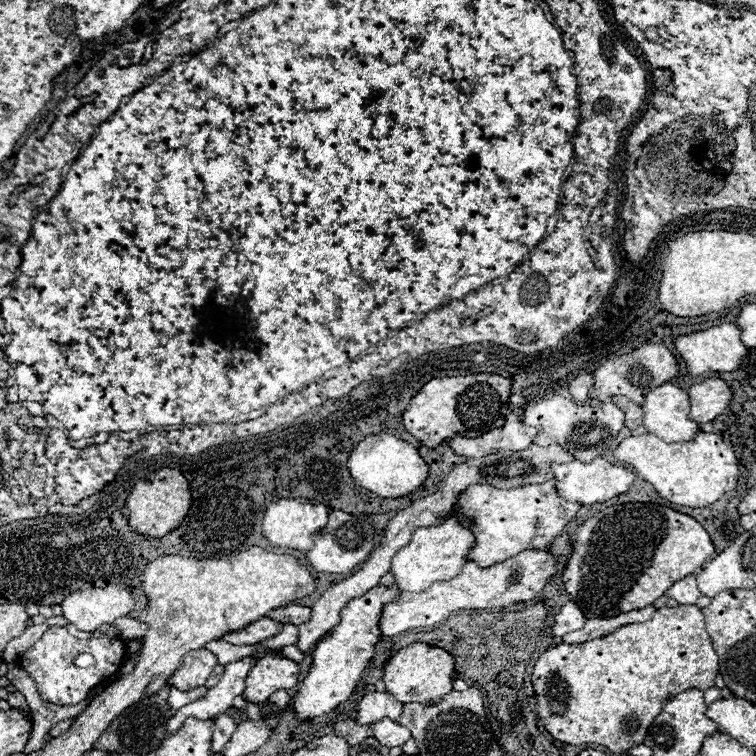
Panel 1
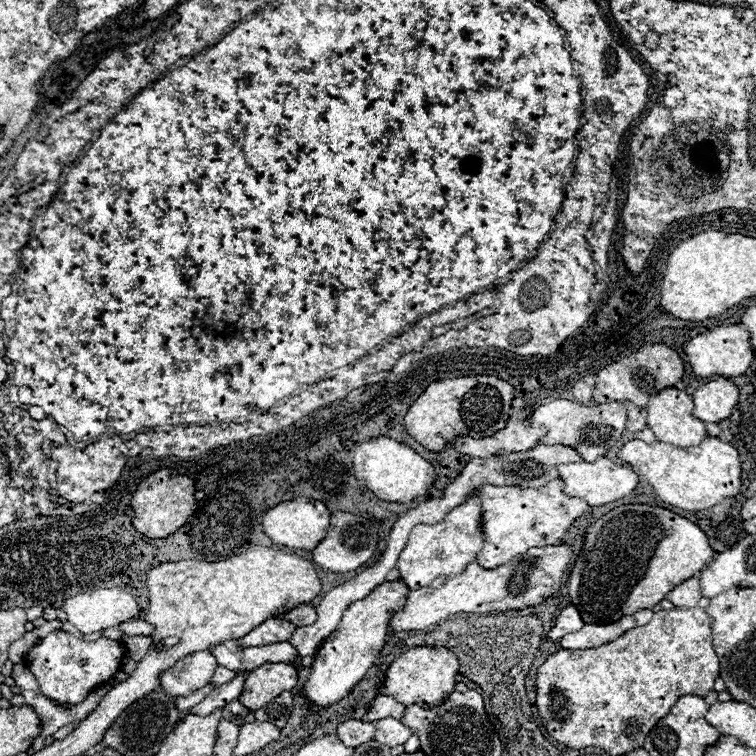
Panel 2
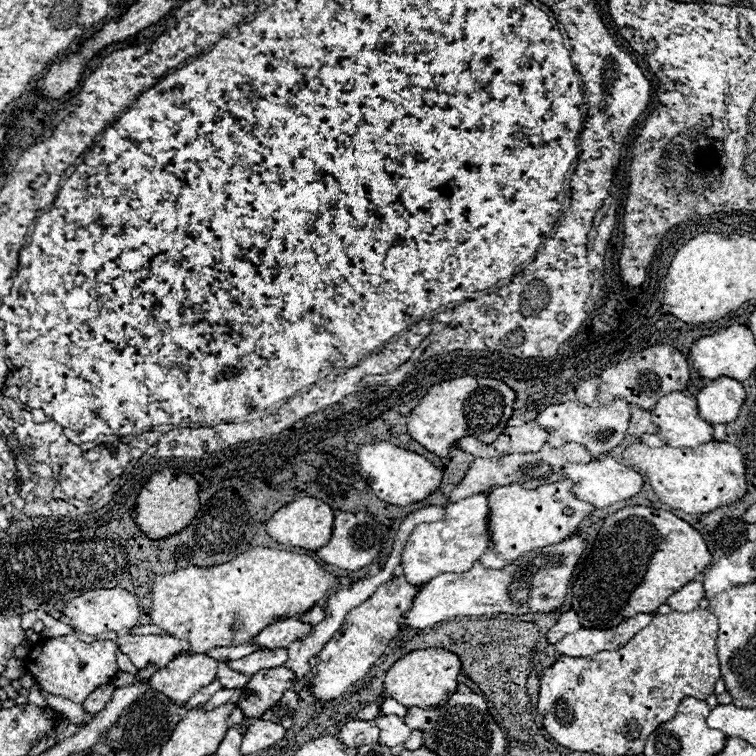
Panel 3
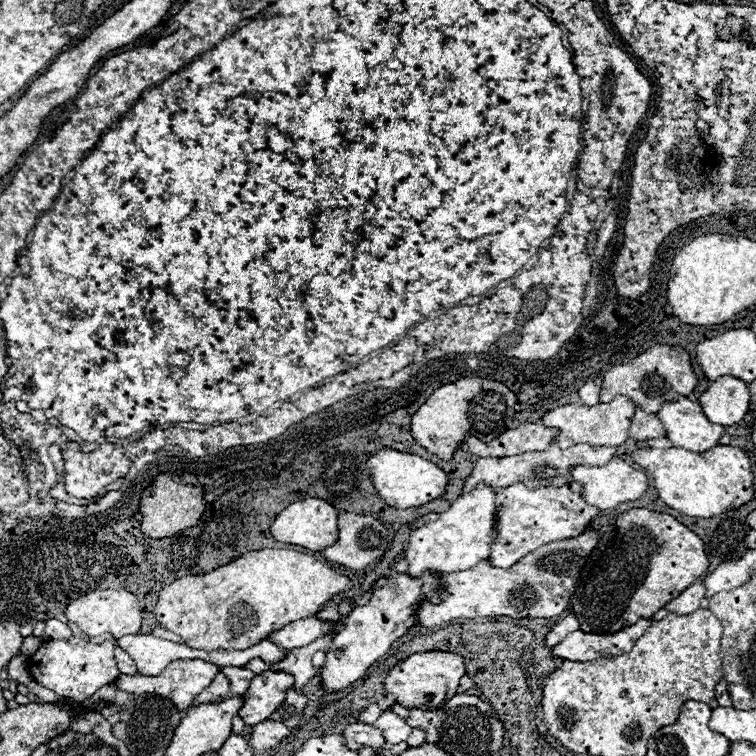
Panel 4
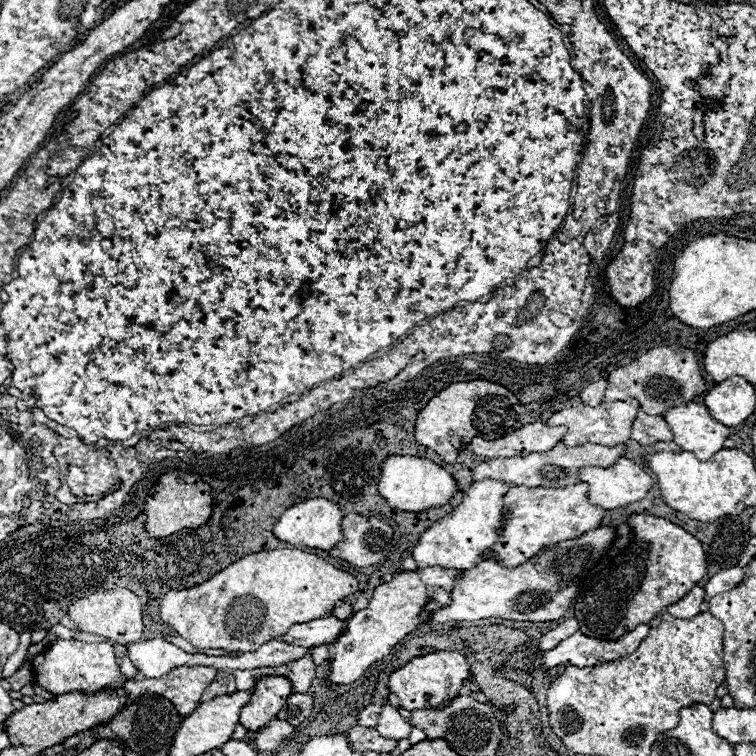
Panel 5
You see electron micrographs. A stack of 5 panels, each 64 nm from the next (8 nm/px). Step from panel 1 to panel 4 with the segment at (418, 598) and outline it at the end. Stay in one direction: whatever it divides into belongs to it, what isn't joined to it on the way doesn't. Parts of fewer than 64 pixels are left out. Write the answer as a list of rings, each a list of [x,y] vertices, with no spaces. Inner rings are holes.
[[[584,532],[578,538],[568,538],[540,546],[538,550],[530,552],[526,558],[518,560],[508,570],[494,568],[486,560],[482,560],[478,562],[478,566],[470,570],[442,574],[440,586],[446,590],[446,598],[442,598],[436,604],[424,598],[416,610],[416,624],[432,628],[456,618],[488,618],[488,616],[554,618],[566,610],[580,568],[594,550],[596,542],[598,542],[596,532]]]

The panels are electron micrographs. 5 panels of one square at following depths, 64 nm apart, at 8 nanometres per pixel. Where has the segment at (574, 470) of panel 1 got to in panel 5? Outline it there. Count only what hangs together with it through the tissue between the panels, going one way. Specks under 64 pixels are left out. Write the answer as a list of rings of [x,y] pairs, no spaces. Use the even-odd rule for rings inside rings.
[[[620,458],[614,466],[584,466],[578,478],[588,484],[588,500],[604,510],[614,510],[642,500],[654,486],[652,476],[628,458]]]

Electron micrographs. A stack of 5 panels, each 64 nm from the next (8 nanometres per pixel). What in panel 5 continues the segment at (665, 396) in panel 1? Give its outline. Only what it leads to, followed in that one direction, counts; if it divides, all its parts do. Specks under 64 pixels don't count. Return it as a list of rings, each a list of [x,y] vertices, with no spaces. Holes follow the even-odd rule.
[[[700,402],[674,406],[662,416],[674,434],[674,442],[682,450],[694,452],[700,460],[712,458],[730,436],[730,428],[718,424]]]

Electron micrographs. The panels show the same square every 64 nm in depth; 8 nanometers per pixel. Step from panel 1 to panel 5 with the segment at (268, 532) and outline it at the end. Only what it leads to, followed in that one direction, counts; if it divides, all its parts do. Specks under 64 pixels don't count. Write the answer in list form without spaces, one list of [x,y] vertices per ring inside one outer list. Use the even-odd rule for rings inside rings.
[[[308,498],[304,502],[290,506],[288,510],[284,510],[282,516],[278,518],[278,522],[274,524],[272,532],[278,540],[294,544],[294,546],[330,550],[332,546],[336,546],[342,540],[342,526],[340,526],[342,518],[344,518],[344,514],[334,502],[330,502],[326,498]]]

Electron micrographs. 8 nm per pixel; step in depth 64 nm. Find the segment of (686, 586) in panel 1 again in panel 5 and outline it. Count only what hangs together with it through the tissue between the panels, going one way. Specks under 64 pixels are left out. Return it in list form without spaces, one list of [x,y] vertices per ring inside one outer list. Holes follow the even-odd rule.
[[[694,586],[694,590],[690,590],[690,594],[686,594],[686,596],[682,596],[678,602],[674,602],[674,604],[670,604],[668,608],[666,608],[666,612],[668,614],[674,614],[676,618],[692,618],[692,616],[696,616],[698,614],[698,610],[700,610],[700,606],[702,606],[702,602],[704,602],[704,588],[702,586]]]

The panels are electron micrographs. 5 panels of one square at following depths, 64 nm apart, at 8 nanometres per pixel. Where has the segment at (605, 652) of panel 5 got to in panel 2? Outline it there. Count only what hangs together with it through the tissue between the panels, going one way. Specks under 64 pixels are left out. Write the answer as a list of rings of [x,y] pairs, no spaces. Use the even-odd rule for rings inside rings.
[[[640,610],[640,612],[634,612],[626,618],[620,618],[618,622],[612,622],[612,624],[586,624],[582,630],[566,634],[560,640],[560,646],[568,648],[568,650],[584,650],[584,648],[602,646],[610,640],[616,640],[626,630],[650,622],[652,614],[654,614],[652,610]]]

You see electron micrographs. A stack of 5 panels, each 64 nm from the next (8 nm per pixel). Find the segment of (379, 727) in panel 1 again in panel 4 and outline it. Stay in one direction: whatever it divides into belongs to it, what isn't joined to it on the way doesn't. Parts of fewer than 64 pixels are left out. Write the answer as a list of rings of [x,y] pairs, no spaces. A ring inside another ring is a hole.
[[[384,710],[382,716],[376,720],[374,726],[378,726],[378,730],[382,730],[382,734],[384,734],[384,738],[386,738],[386,742],[388,742],[390,746],[408,740],[410,730],[412,730],[412,728],[406,724],[406,720],[400,718],[398,714],[394,714],[392,710]]]

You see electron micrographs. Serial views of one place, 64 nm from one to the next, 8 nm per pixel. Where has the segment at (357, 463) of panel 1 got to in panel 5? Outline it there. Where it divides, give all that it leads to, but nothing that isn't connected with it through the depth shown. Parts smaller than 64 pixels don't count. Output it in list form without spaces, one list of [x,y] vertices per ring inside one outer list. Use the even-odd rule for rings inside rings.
[[[390,456],[380,464],[378,492],[386,502],[402,512],[422,512],[432,506],[448,504],[450,496],[456,492],[456,480],[440,466],[430,460],[416,456]]]

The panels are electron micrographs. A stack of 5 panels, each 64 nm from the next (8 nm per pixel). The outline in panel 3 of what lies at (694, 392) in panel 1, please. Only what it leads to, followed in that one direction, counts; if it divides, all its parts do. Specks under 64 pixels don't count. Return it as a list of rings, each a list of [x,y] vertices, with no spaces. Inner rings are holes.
[[[720,376],[696,392],[698,414],[710,424],[732,422],[738,416],[744,398],[746,392],[738,380]]]

